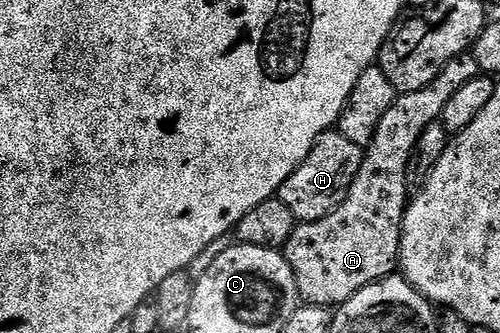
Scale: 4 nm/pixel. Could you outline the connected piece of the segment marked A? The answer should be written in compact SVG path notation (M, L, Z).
M466 52L447 63L427 88L419 88L419 92L398 94L391 108L387 108L379 129L375 131L371 144L365 150L365 158L351 184L348 198L343 200L339 208L335 208L335 212L323 216L323 220L302 222L293 229L283 253L287 264L291 264L297 293L304 305L330 308L342 306L344 302L351 300L351 296L355 296L355 292L367 288L381 278L390 277L398 269L401 256L401 225L405 219L406 205L411 198L411 192L405 183L407 160L411 160L416 151L419 136L423 136L423 128L440 119L443 108L447 108L447 100L451 100L451 96L455 96L455 92L459 92L459 88L463 88L467 80L480 77L482 73L479 63L475 61L472 52Z

